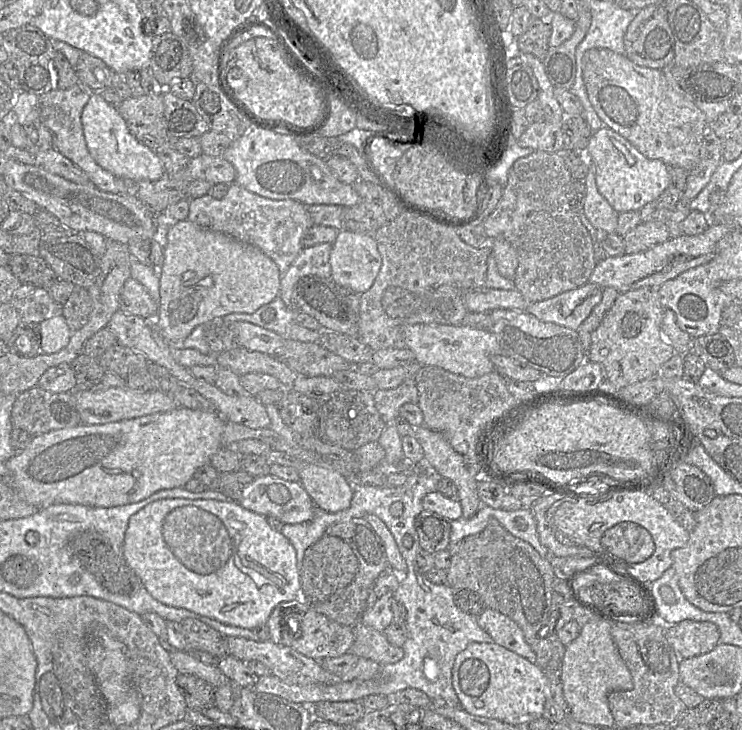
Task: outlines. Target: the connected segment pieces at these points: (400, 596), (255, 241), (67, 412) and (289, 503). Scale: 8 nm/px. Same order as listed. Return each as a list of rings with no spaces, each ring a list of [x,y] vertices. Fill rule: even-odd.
[[[418,538],[411,548],[398,546],[407,565],[393,599],[401,602],[407,611],[406,642],[402,646],[403,658],[394,664],[382,666],[378,677],[370,680],[333,680],[329,683],[296,685],[289,684],[273,674],[260,676],[254,685],[259,692],[270,693],[294,703],[313,707],[320,702],[362,701],[373,694],[393,697],[398,692],[414,688],[424,692],[433,704],[459,705],[457,694],[452,685],[452,668],[456,656],[471,642],[492,643],[492,637],[486,633],[474,617],[461,610],[454,602],[453,589],[447,584],[434,584],[425,574],[419,572],[416,565]]]
[[[235,182],[230,184],[222,199],[207,194],[189,200],[189,221],[259,248],[277,264],[282,275],[304,248],[303,236],[313,225],[305,204],[291,199],[269,199],[252,193]]]
[[[38,385],[17,395],[11,420],[35,436],[81,424],[73,391],[53,393]]]
[[[270,474],[256,477],[249,489],[237,500],[244,508],[265,517],[279,519],[284,524],[299,524],[311,520],[316,506],[299,481],[286,481]]]

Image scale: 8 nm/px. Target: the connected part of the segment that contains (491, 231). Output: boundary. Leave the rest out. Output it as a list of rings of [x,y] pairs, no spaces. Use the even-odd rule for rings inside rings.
[[[534,151],[519,158],[510,169],[507,184],[496,209],[483,221],[490,240],[503,237],[516,249],[518,267],[513,281],[515,288],[529,303],[543,301],[586,284],[597,264],[591,236],[569,204],[568,186],[572,179],[562,153]]]

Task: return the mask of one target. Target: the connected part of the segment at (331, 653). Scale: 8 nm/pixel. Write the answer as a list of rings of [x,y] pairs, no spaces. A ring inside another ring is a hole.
[[[310,607],[308,611],[292,625],[292,646],[301,654],[322,661],[325,658],[338,657],[351,650],[354,643],[354,627],[341,625],[330,620]]]

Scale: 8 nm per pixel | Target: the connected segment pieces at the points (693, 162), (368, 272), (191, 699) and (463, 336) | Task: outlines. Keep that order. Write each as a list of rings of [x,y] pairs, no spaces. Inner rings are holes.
[[[608,48],[587,50],[583,55],[582,68],[588,98],[603,121],[603,126],[611,128],[627,139],[647,158],[662,160],[669,168],[679,167],[690,172],[697,166],[702,141],[709,123],[693,100],[672,88],[662,69],[639,66],[625,54]]]
[[[341,229],[330,253],[331,278],[362,294],[373,285],[382,265],[373,234]]]
[[[180,673],[177,685],[185,698],[187,708],[202,711],[215,706],[215,687],[204,679]]]
[[[412,324],[402,326],[402,335],[407,348],[409,348],[416,357],[416,362],[422,366],[437,366],[446,371],[458,374],[467,378],[477,378],[495,370],[491,360],[493,355],[501,354],[499,342],[491,331],[471,328],[463,325],[446,324]]]

